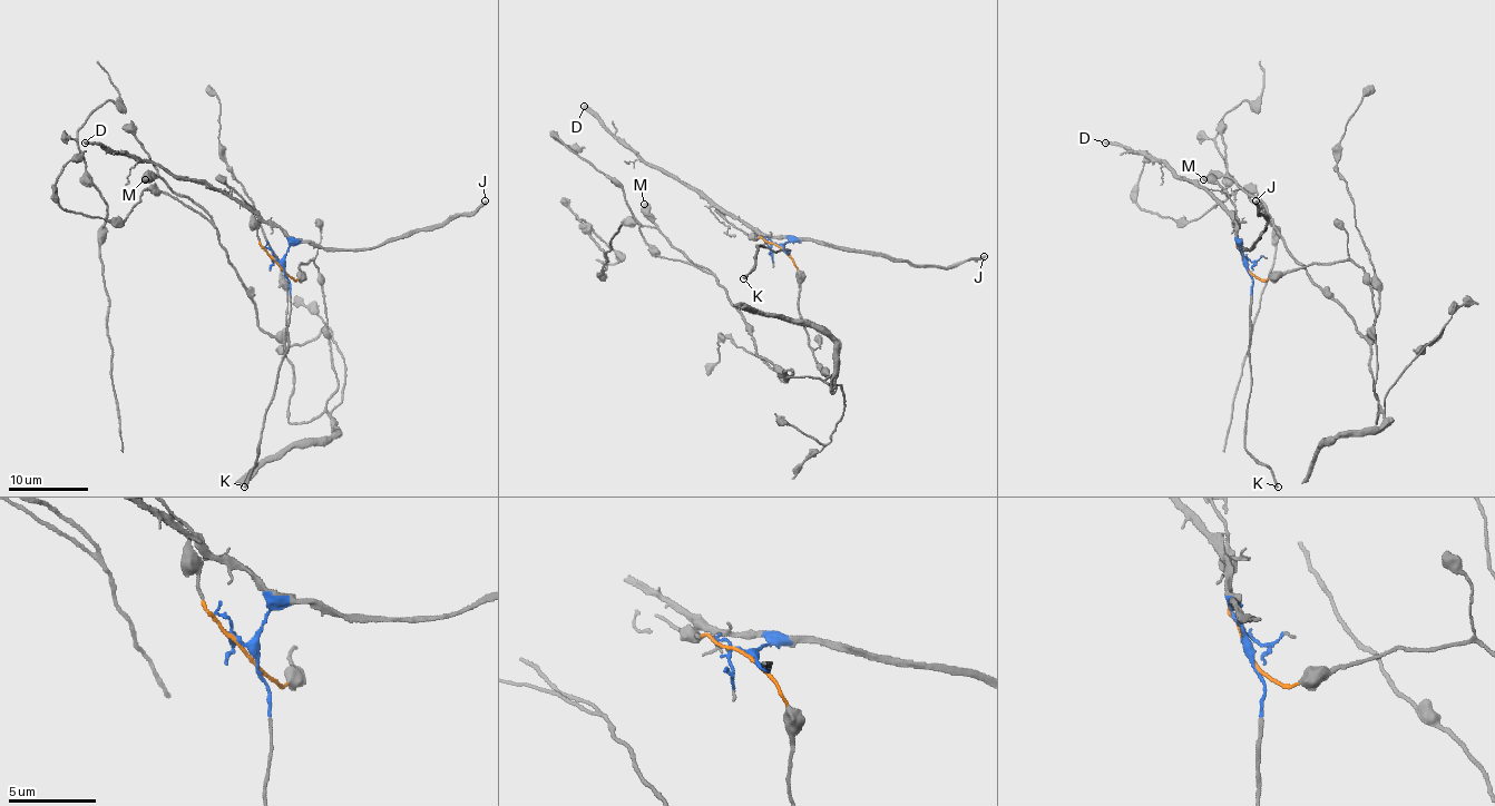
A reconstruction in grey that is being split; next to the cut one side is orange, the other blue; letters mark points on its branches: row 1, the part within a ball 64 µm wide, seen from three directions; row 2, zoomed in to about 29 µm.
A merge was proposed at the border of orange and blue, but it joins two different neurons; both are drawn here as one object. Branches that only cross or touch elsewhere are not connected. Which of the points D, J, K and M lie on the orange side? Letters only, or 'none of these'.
M

